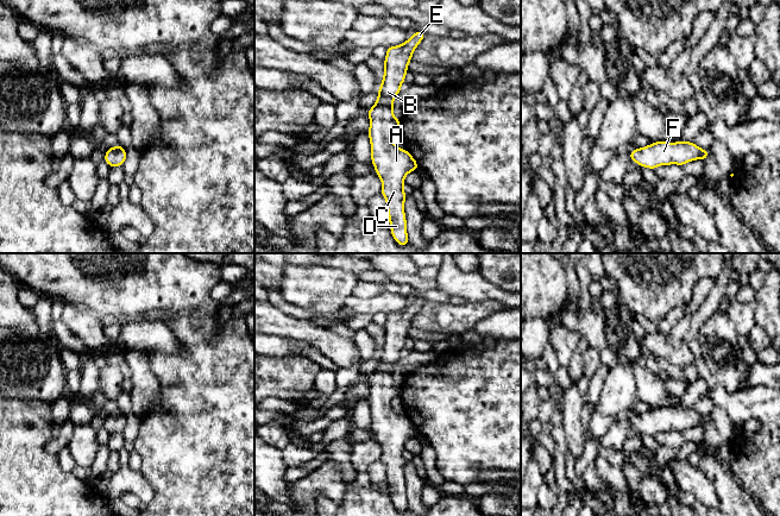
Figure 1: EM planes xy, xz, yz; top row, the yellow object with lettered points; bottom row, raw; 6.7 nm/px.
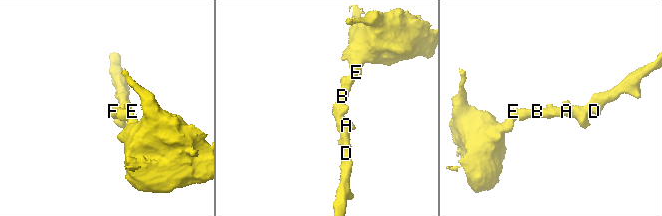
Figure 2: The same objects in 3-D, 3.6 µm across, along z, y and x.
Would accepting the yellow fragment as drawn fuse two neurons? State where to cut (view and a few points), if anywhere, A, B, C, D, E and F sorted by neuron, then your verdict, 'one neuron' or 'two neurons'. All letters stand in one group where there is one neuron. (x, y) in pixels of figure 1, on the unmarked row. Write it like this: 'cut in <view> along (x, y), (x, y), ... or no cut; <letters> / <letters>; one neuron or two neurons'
no cut; A B C D E F; one neuron

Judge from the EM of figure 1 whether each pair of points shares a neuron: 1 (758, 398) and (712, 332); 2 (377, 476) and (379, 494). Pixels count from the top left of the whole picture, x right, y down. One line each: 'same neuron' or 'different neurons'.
1: different neurons
2: same neuron

